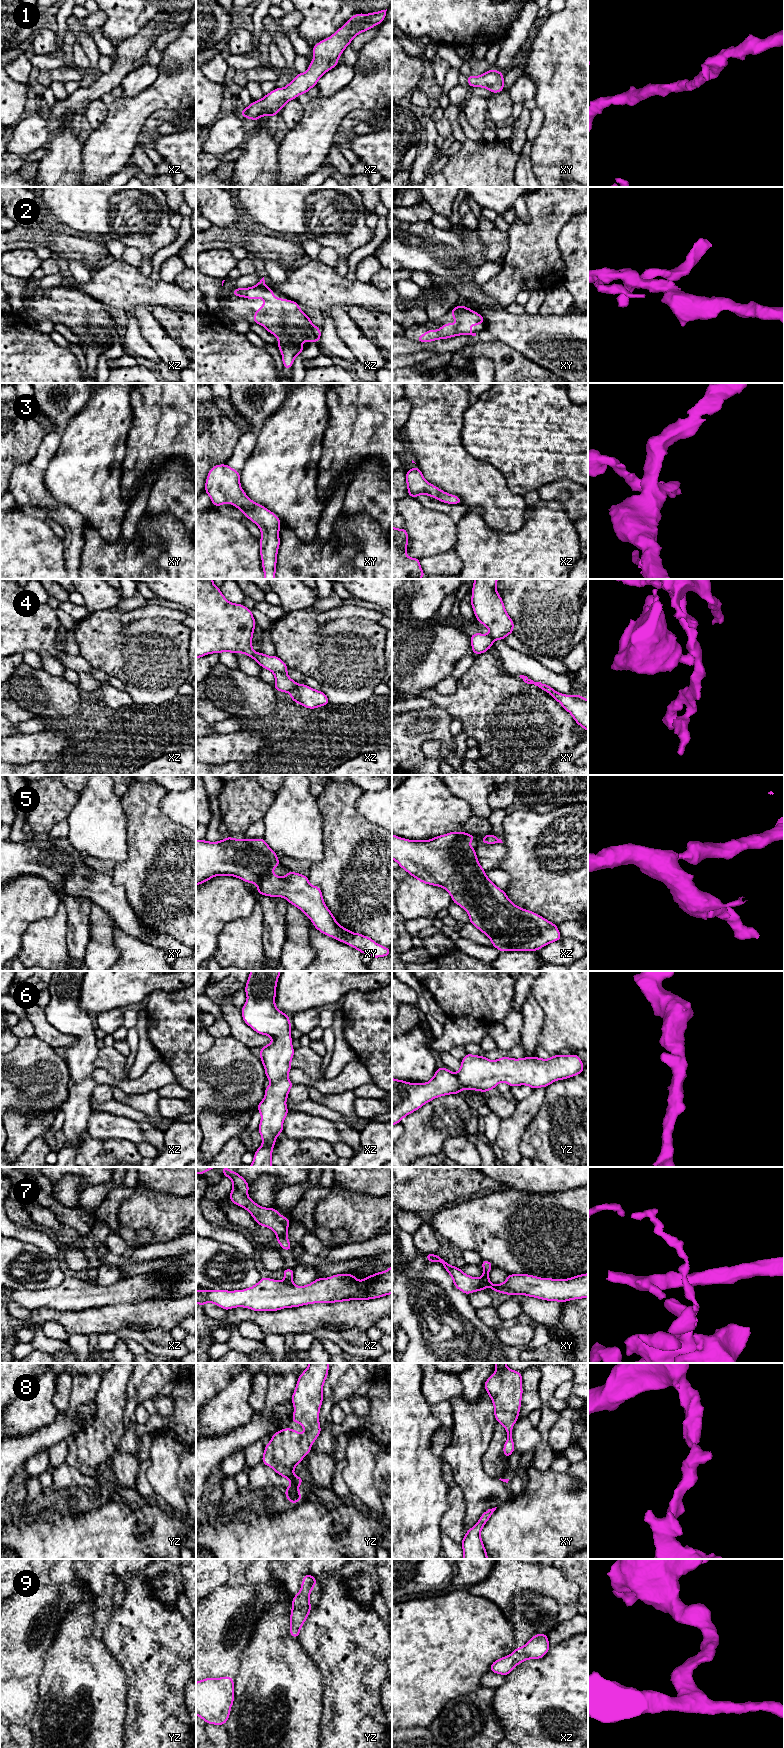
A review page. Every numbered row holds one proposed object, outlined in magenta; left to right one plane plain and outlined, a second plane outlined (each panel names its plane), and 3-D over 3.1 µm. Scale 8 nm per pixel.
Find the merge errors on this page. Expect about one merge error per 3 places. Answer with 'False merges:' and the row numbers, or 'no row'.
False merges: 4, 7

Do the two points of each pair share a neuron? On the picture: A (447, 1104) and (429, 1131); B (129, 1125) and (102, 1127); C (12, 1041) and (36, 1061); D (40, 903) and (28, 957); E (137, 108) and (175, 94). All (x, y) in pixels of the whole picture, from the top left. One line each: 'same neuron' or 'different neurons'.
A: same neuron
B: same neuron
C: different neurons
D: different neurons
E: same neuron

